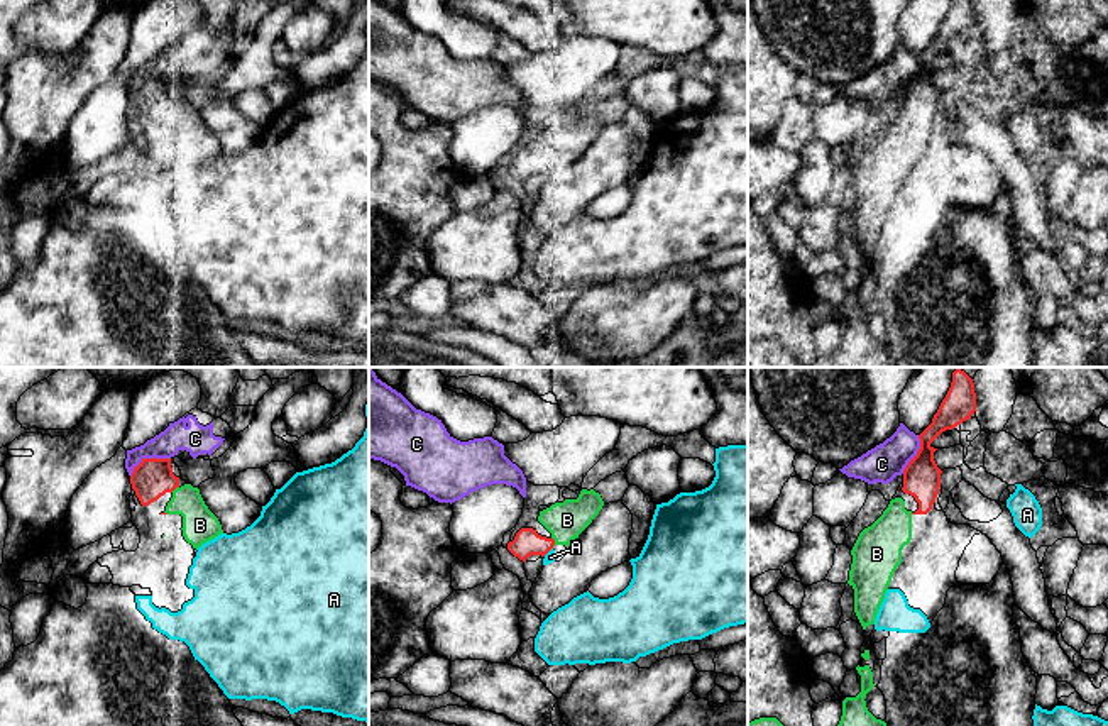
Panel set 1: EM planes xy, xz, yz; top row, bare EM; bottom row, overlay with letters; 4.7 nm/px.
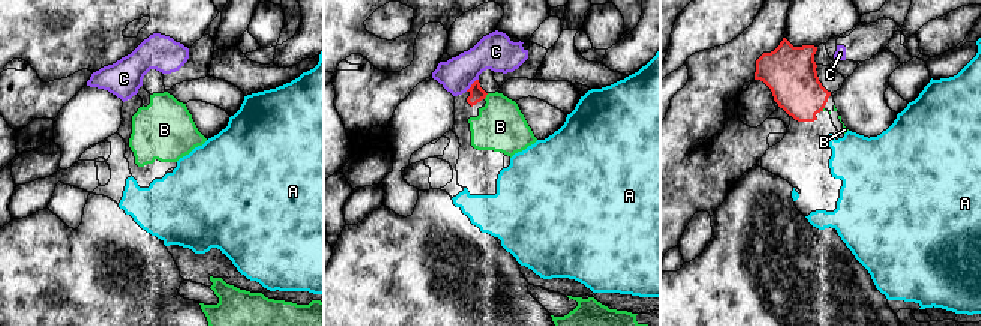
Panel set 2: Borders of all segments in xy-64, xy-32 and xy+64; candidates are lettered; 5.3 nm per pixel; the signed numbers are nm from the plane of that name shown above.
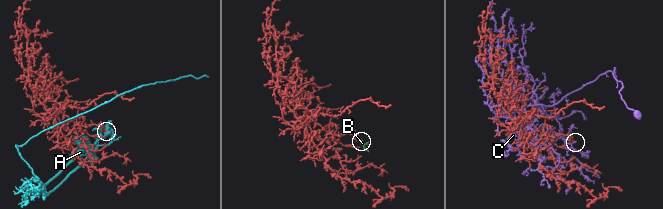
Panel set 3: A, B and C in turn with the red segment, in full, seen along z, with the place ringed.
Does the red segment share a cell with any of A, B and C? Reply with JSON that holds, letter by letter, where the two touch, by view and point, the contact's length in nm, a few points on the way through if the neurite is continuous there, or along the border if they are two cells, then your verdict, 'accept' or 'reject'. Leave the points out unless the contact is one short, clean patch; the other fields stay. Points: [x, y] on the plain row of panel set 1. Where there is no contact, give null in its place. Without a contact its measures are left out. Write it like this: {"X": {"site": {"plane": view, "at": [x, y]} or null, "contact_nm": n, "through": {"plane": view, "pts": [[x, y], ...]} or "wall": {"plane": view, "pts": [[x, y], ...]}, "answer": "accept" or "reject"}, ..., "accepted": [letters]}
{"A": {"site": {"plane": "xz", "at": [547, 173]}, "contact_nm": 60, "answer": "reject"}, "B": {"site": {"plane": "xz", "at": [554, 163]}, "contact_nm": 50, "answer": "accept"}, "C": {"site": {"plane": "xy", "at": [148, 80]}, "contact_nm": 220, "answer": "reject"}, "accepted": ["B"]}

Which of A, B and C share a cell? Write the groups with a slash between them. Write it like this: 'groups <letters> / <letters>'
groups A / B / C

